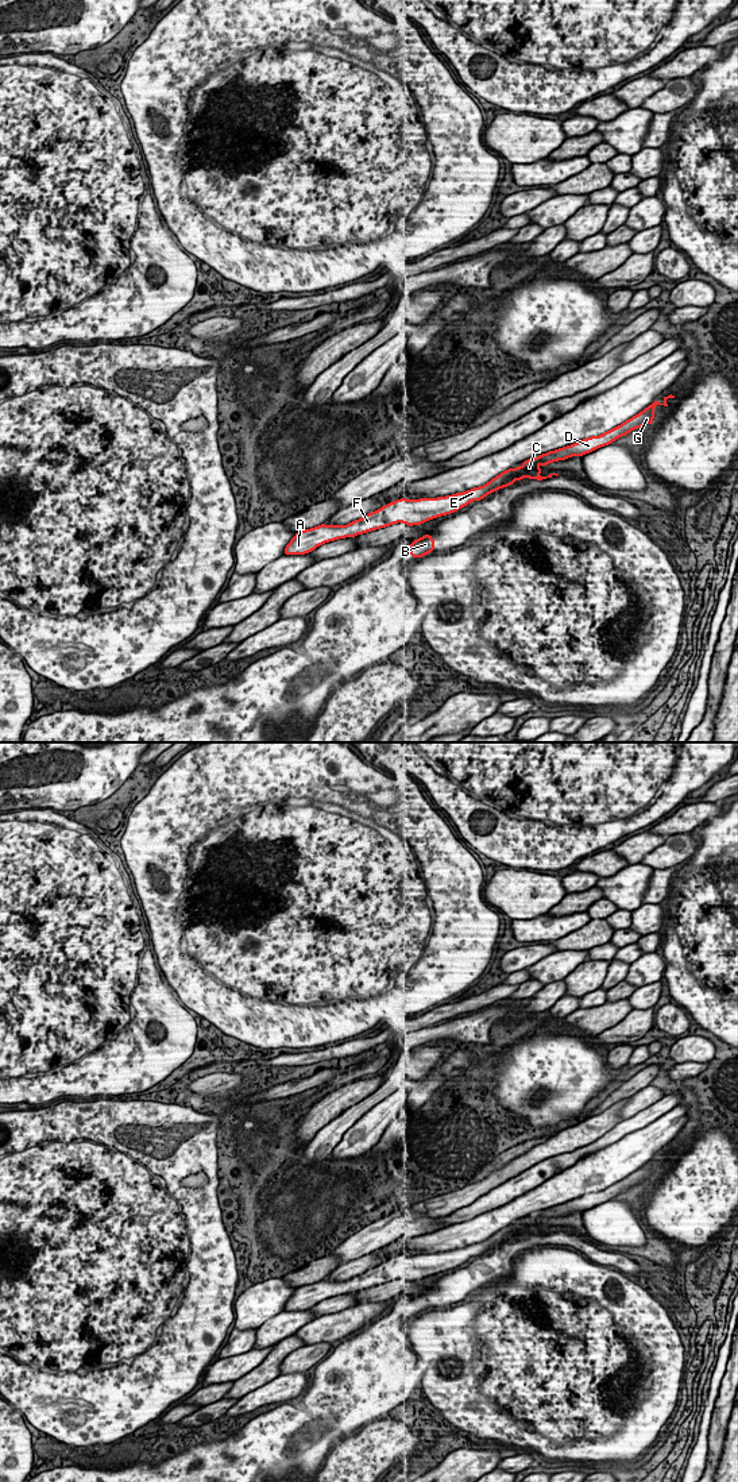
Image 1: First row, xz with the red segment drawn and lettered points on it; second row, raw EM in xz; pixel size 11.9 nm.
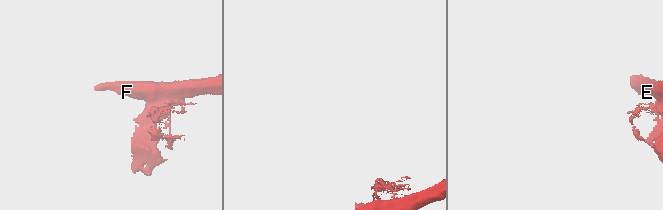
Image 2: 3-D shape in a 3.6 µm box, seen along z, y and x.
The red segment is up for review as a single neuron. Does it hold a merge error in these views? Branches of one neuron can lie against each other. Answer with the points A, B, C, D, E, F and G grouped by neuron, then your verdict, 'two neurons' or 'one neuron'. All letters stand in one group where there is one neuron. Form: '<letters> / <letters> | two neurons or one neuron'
A C D E F G / B | two neurons

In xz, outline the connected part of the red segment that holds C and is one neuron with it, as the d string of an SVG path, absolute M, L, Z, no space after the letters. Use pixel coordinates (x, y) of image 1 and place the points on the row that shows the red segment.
M671 394L664 397L662 404L656 400L642 412L626 420L621 425L604 432L603 435L591 436L571 445L542 454L538 458L528 459L521 467L509 468L483 486L474 487L464 493L456 493L437 498L420 498L411 501L401 498L347 525L321 524L318 526L297 532L286 545L283 555L305 555L310 553L317 547L337 539L355 537L358 534L386 528L397 522L402 522L409 526L422 525L425 521L455 513L472 501L480 501L499 489L511 486L519 474L523 476L536 476L537 474L542 472L542 468L537 467L538 464L546 466L552 462L565 460L572 456L583 456L600 447L611 444L617 439L626 436L642 425L653 424L656 414L653 409L657 405L668 406L668 398L675 398L675 395Z

